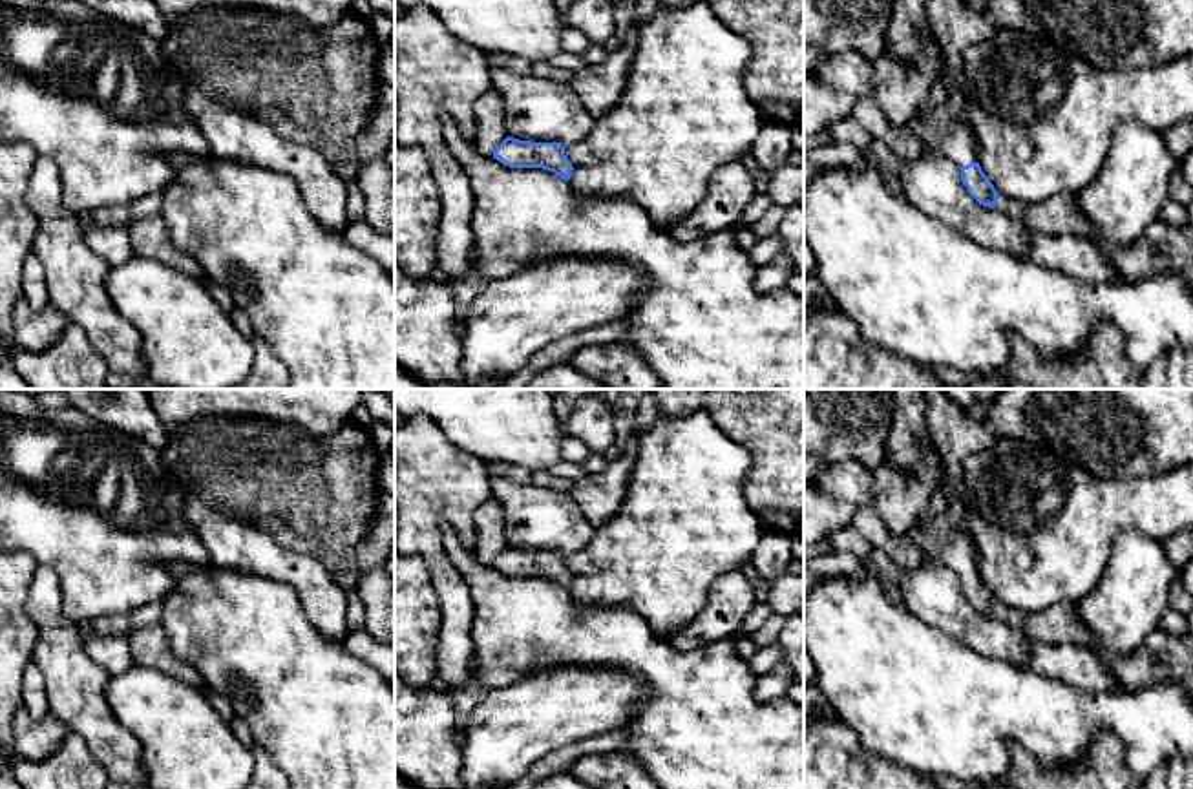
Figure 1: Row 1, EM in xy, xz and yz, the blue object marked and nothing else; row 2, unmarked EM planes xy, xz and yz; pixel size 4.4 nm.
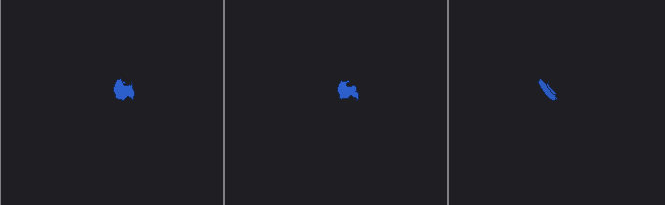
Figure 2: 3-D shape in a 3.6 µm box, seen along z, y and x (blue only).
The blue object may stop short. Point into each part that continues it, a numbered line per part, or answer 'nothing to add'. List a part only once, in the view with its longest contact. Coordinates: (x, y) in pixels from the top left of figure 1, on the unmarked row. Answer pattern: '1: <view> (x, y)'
1: yz (943, 539)
2: yz (1161, 658)

